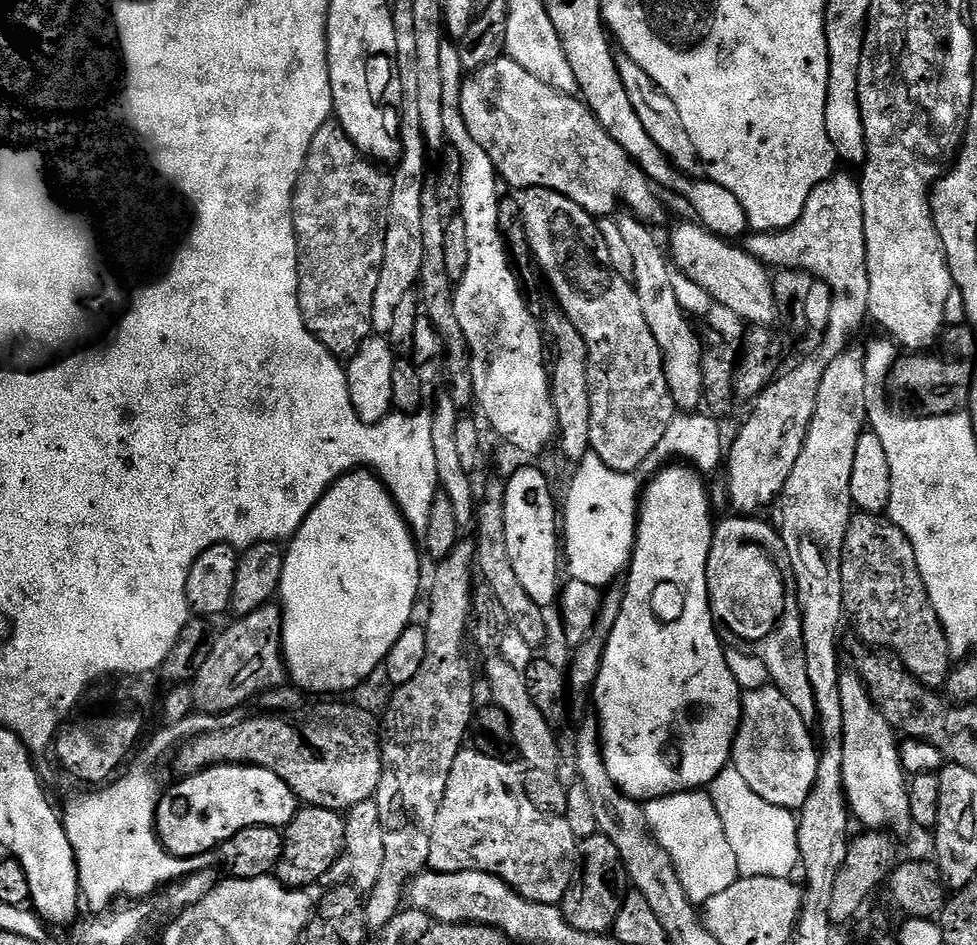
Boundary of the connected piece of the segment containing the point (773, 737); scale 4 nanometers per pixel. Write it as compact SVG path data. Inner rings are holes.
M769 686L744 692L740 729L732 743L731 767L736 768L742 778L746 778L746 786L750 786L758 798L766 798L766 802L774 802L774 806L798 810L806 798L810 798L818 778L818 744L813 733L811 736L808 732L811 732L810 726L802 714L790 706L790 698L786 698L781 688Z

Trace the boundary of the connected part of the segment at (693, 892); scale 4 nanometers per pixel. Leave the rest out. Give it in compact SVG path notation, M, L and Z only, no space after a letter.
M707 791L675 792L672 796L647 801L644 804L644 813L656 841L666 850L666 854L670 854L670 862L674 862L678 882L682 882L693 904L702 906L707 900L714 898L714 894L722 894L722 890L727 890L733 882L740 879L738 858L734 858L734 850L730 848L726 830L722 828L722 818L718 818L718 810Z

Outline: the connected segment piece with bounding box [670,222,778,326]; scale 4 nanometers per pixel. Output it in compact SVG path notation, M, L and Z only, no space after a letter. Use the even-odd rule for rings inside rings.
M699 222L691 223L680 224L672 232L670 256L675 267L680 267L679 271L683 275L709 292L719 307L721 304L722 307L729 308L734 315L749 320L749 325L775 325L778 305L772 289L773 273L761 260L754 259L744 251L743 247L736 245L735 248L731 239L714 235Z

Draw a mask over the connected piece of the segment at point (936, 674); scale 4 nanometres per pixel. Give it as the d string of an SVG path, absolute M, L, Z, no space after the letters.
M861 511L853 515L846 530L846 542L842 546L842 594L845 613L876 647L873 649L895 654L908 673L921 680L927 688L940 690L947 685L950 665L954 660L948 648L948 639L934 606L928 600L926 582L922 582L918 558L914 558L914 546L910 546L910 538L906 538L906 534L902 534L902 530L887 515Z

